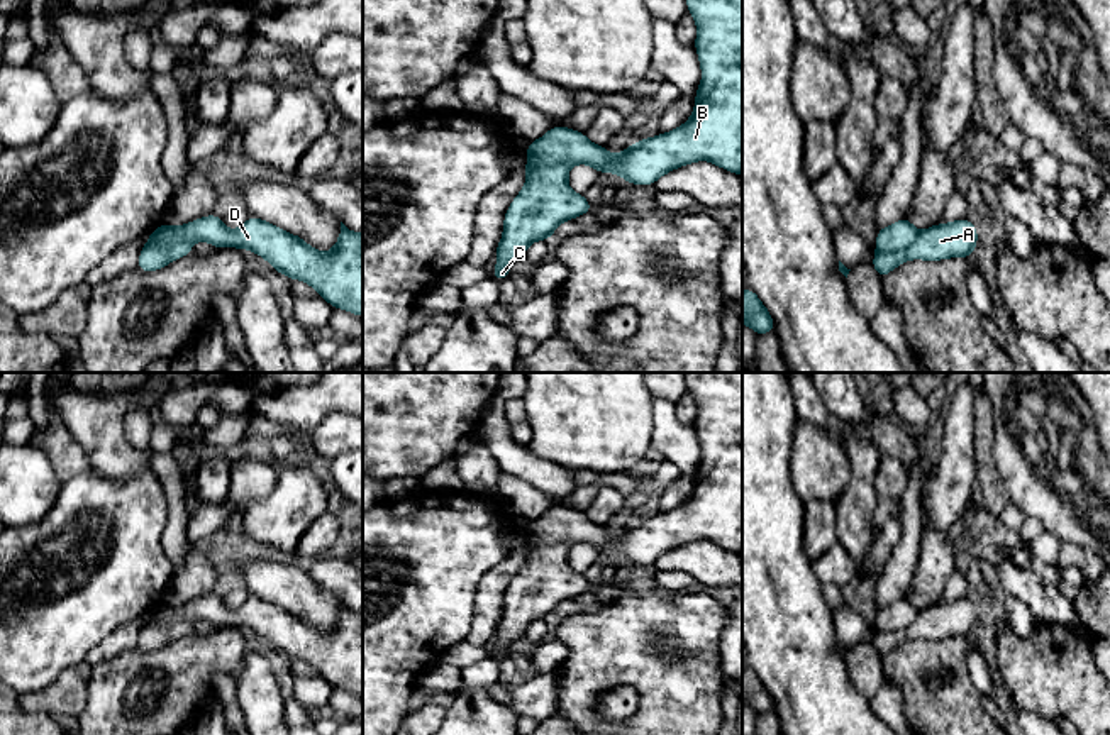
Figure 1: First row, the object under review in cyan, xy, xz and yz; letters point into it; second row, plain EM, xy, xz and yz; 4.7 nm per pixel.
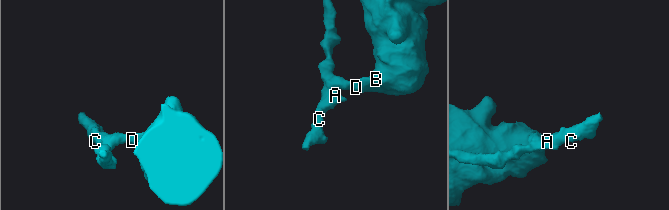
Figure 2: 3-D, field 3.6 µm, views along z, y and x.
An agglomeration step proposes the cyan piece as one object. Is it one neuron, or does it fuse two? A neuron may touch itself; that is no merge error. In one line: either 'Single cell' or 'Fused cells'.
Fused cells

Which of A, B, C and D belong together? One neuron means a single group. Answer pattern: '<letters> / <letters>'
A C / B D

